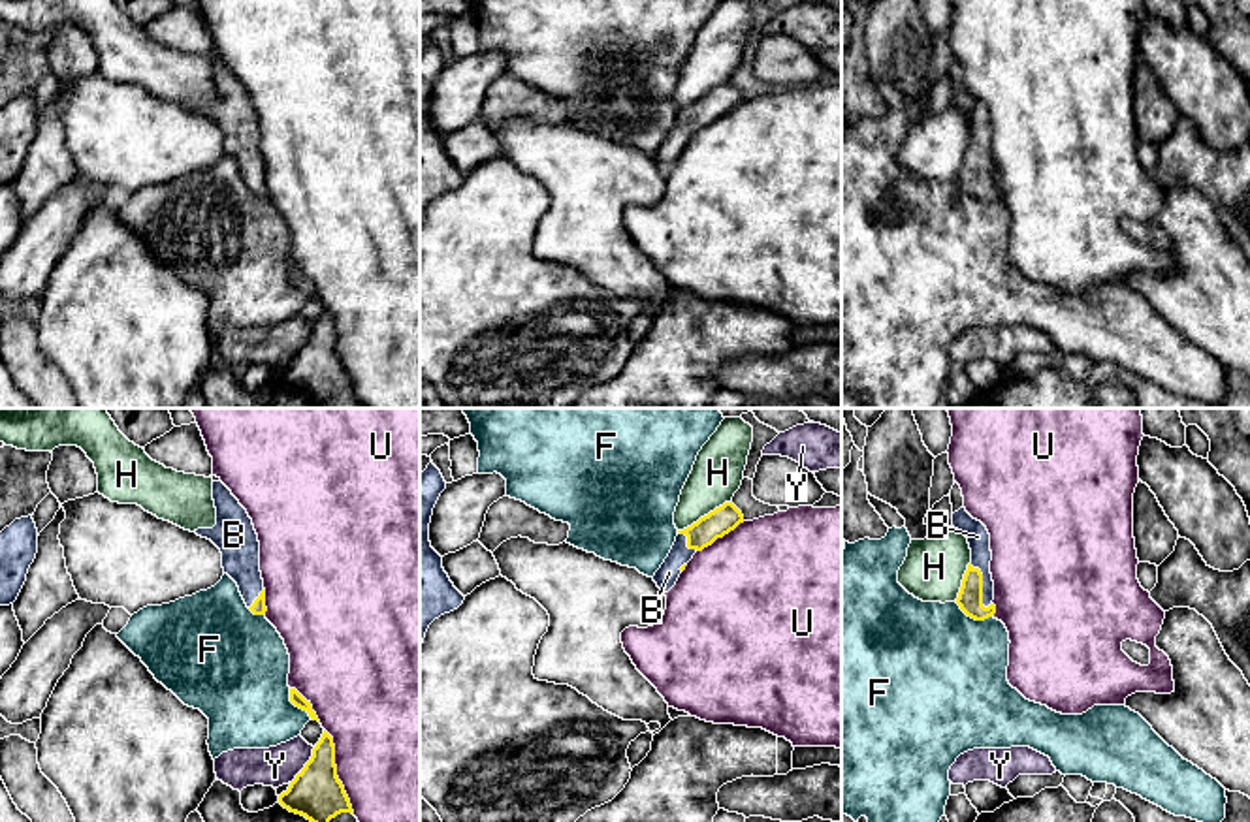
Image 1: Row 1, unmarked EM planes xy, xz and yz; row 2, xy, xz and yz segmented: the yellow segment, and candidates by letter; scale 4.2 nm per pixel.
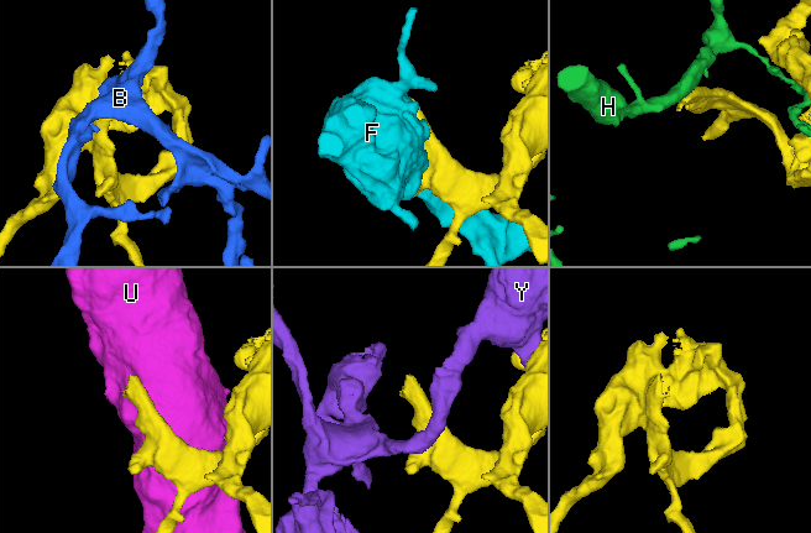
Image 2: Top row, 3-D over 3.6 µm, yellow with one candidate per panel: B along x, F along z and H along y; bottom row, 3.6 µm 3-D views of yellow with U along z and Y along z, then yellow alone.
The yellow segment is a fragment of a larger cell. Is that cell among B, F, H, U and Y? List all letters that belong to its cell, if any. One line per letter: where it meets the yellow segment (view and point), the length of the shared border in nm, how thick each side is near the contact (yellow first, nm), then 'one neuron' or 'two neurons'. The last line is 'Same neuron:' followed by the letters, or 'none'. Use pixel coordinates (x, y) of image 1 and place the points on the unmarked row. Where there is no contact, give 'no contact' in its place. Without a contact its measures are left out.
B: yz (981, 164) | 220 nm | 110/100 nm | one neuron
F: yz (974, 196) | 170 nm | 110/480 nm | two neurons
H: xz (705, 94) | 260 nm | 120/220 nm | two neurons
U: xy (336, 350) | 400 nm | 220/480 nm | two neurons
Y: xy (305, 345) | 190 nm | 220/170 nm | two neurons
Same neuron: B

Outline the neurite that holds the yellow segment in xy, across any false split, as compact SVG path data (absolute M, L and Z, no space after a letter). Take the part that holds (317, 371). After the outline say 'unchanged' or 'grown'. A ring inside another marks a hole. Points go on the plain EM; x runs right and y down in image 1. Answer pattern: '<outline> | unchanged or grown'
M326 308L312 327L311 339L296 354L288 369L279 374L279 382L320 406L326 406L341 391L354 393L337 356L333 316Z | unchanged

